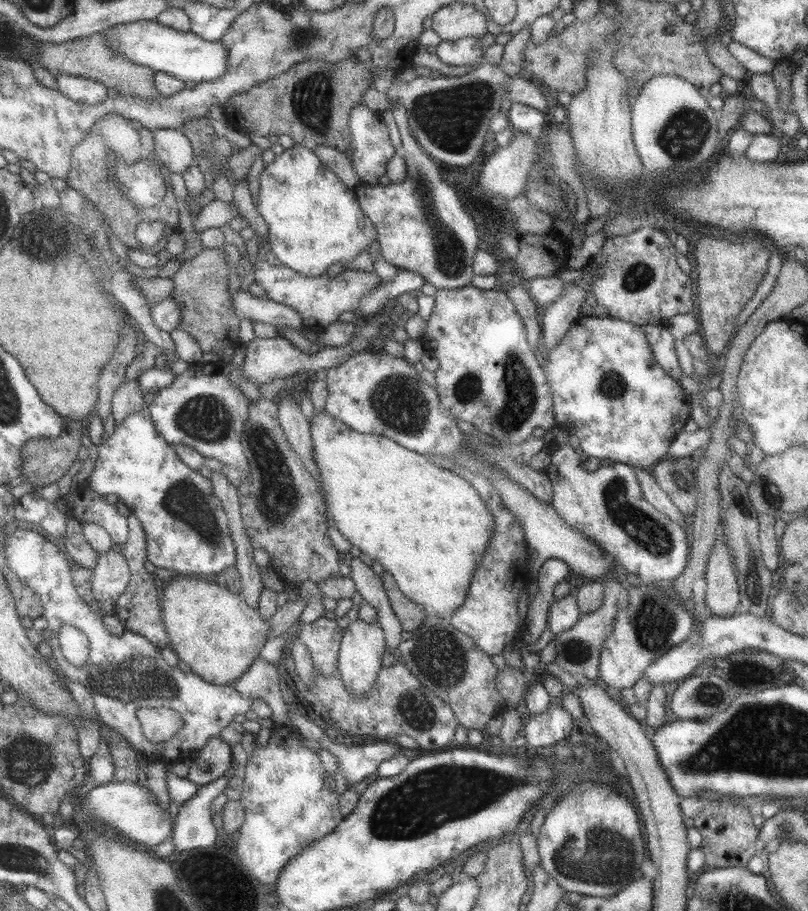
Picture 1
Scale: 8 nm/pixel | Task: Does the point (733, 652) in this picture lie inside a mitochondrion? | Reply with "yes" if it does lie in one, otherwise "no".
no

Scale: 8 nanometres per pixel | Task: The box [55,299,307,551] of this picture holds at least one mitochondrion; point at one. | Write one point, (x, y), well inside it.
(277, 494)

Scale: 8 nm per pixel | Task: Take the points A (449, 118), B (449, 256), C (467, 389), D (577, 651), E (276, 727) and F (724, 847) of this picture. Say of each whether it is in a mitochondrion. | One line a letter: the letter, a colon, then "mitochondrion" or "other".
A: mitochondrion
B: mitochondrion
C: mitochondrion
D: mitochondrion
E: other
F: other

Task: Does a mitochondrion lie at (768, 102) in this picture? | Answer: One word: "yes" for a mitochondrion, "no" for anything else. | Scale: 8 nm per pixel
no

